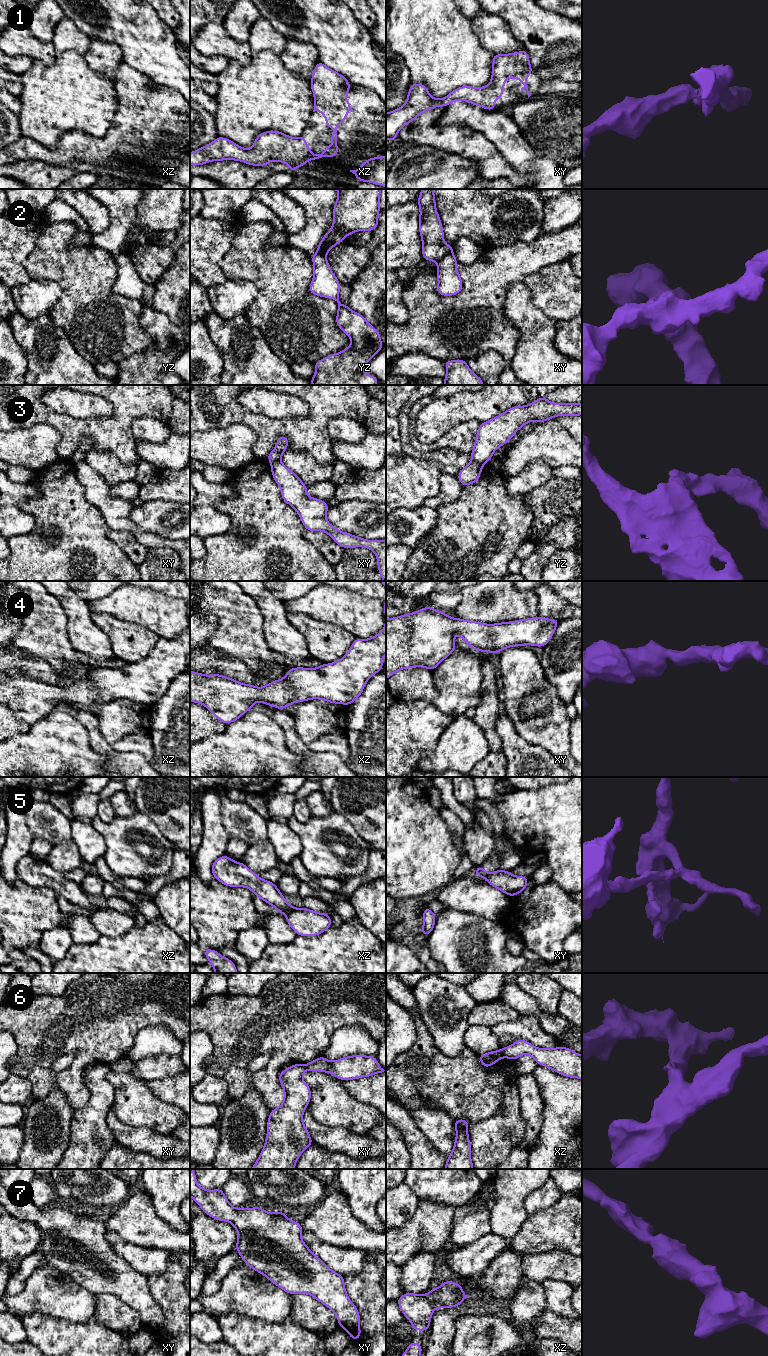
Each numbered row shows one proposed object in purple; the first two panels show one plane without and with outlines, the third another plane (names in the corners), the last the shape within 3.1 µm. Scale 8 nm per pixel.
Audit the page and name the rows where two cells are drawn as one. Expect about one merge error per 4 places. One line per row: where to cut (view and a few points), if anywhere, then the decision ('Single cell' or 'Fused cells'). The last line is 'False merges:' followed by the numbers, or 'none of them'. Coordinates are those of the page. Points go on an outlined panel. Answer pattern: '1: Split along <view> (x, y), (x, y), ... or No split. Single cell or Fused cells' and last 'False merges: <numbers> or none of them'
1: No split. Single cell
2: Split along xy (452, 252), (449, 252), (437, 262). Fused cells
3: Split along yz (472, 459), (483, 464). Fused cells
4: No split. Single cell
5: Split along xz (295, 908), (285, 915). Fused cells
6: Split along xz (499, 1050), (503, 1056). Fused cells
7: No split. Single cell
False merges: 2, 3, 5, 6

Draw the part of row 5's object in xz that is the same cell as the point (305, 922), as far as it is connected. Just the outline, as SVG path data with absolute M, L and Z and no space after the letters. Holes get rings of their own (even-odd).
M295 908L286 915L288 925L299 936L316 936L326 931L332 921L327 913L318 913L308 908Z

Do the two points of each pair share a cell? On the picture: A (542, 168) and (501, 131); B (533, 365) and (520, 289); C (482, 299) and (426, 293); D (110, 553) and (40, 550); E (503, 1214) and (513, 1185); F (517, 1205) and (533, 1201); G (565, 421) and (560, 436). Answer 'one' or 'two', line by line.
A: one
B: one
C: one
D: one
E: one
F: two
G: two

